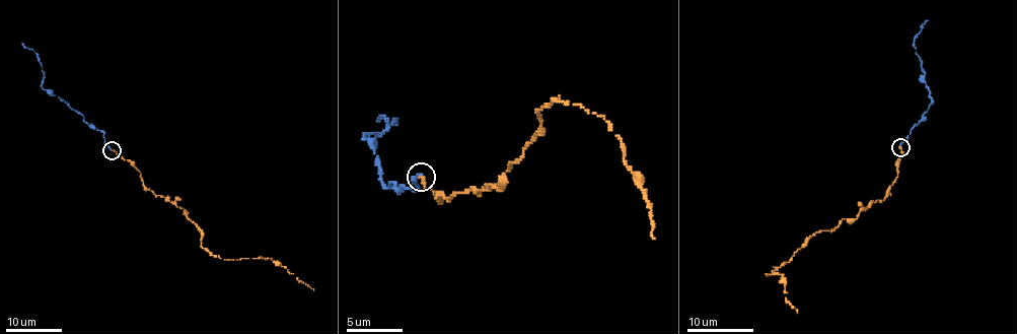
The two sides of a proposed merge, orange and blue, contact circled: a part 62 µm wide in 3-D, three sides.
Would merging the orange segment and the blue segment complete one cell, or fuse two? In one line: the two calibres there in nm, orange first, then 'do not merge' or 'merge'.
190 nm thick on the orange side, 180 nm on the other; merge

